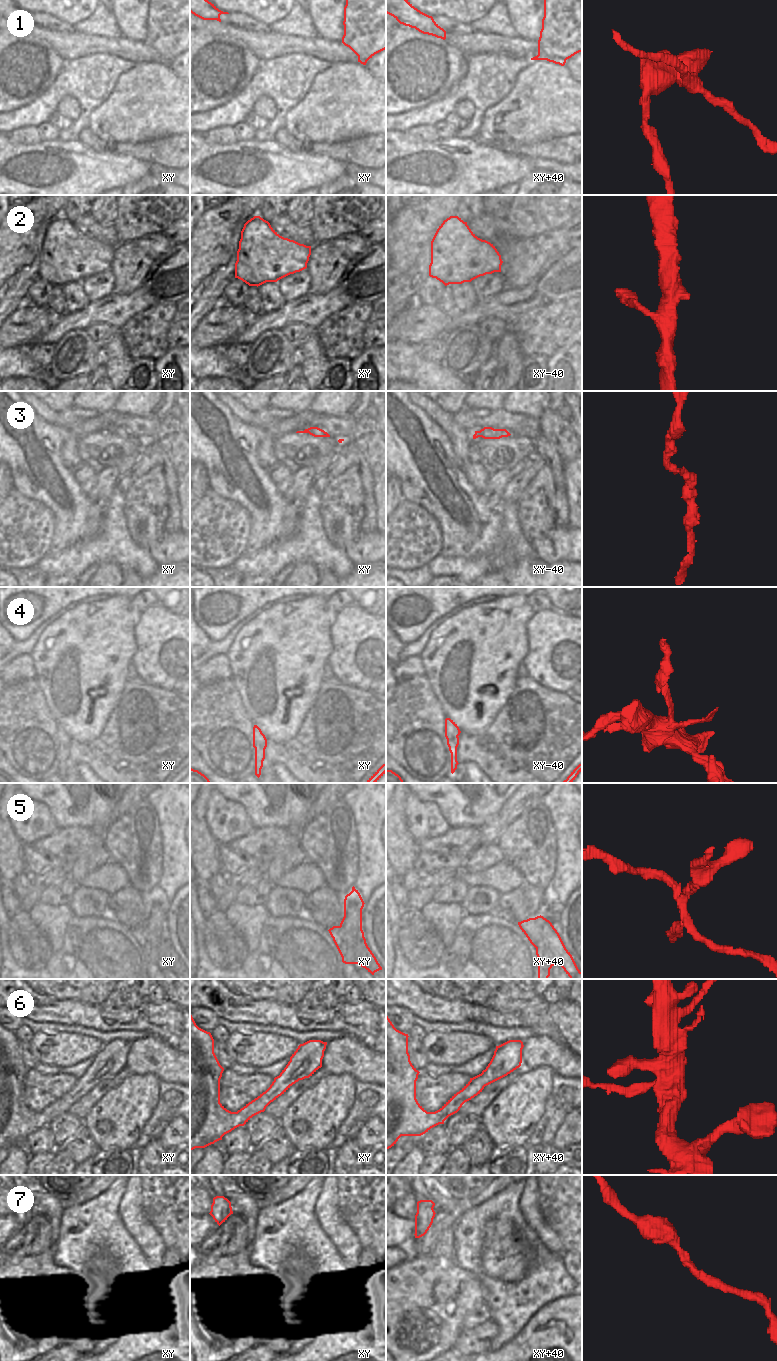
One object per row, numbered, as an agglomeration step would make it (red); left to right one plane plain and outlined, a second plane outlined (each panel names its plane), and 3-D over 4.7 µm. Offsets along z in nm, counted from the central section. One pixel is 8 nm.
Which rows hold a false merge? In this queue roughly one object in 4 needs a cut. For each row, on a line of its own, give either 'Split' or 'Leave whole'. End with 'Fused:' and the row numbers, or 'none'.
1: Split
2: Leave whole
3: Leave whole
4: Split
5: Split
6: Leave whole
7: Leave whole
Fused: 1, 4, 5.

